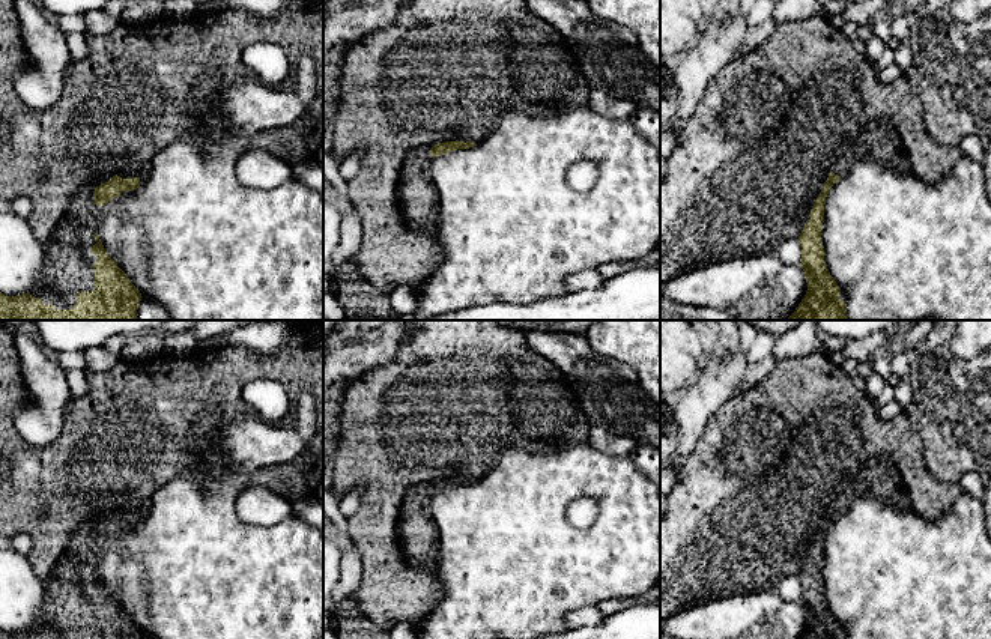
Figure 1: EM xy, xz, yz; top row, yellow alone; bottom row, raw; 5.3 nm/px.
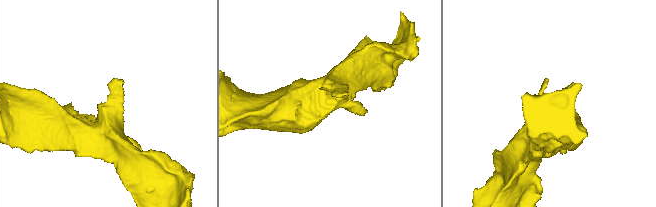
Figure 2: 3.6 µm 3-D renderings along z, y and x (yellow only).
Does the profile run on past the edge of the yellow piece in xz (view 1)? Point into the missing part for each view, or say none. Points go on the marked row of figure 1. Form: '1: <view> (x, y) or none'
1: none

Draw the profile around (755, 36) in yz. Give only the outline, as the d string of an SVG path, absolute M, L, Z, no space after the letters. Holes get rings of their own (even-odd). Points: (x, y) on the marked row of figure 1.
M768 18L767 21L755 27L749 27L746 36L743 38L743 41L735 50L735 57L744 57L750 51L756 50L761 44L764 44L773 35L776 26L777 26L777 21L774 21L773 18Z

